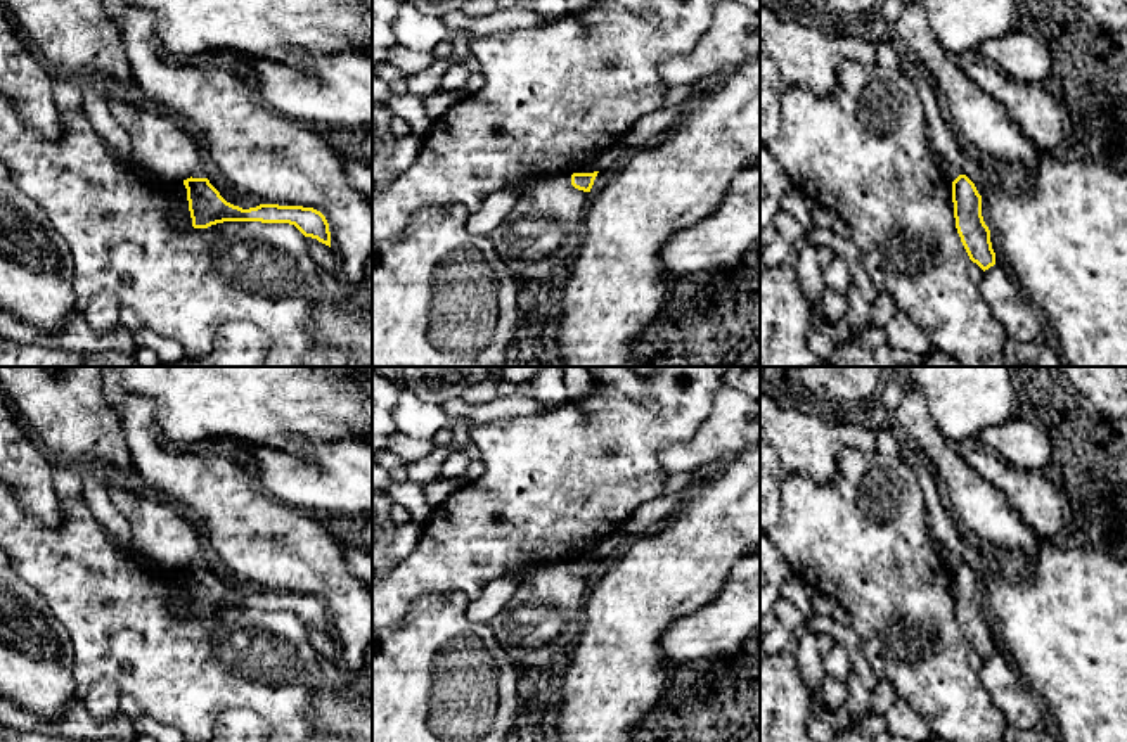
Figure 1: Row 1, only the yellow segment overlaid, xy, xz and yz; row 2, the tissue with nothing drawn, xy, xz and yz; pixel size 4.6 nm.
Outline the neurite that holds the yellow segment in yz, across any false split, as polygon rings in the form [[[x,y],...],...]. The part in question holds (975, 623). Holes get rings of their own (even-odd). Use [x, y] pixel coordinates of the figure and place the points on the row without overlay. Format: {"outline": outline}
{"outline": [[[966,562],[952,569],[952,590],[956,616],[969,647],[983,659],[989,657],[995,652],[990,617],[982,604],[982,583]]]}

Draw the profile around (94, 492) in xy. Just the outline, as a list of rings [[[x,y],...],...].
[[[81,465],[81,498],[87,502],[92,515],[116,538],[119,545],[130,545],[132,528],[114,503],[100,481],[95,465]]]

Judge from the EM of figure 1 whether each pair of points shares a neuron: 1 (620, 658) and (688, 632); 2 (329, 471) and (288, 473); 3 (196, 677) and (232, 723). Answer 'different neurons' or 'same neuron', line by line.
1: different neurons
2: same neuron
3: different neurons

